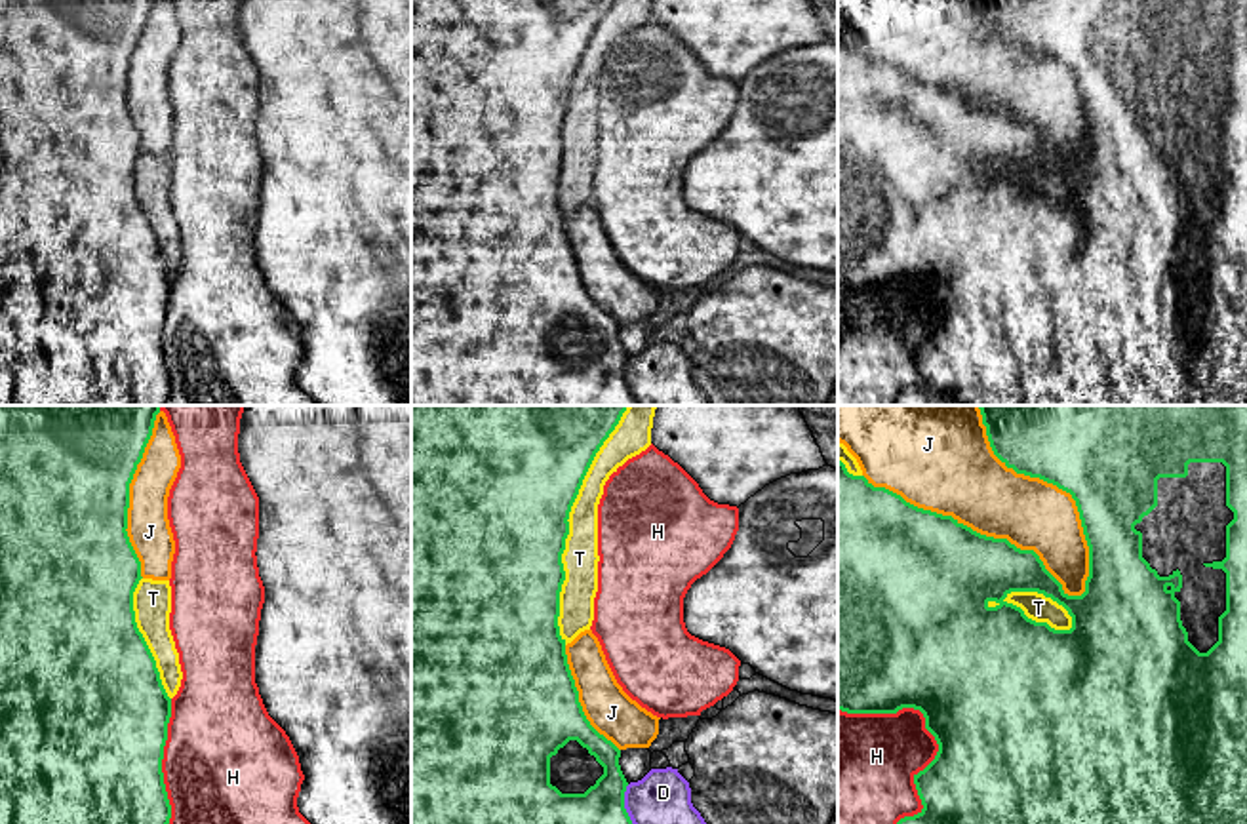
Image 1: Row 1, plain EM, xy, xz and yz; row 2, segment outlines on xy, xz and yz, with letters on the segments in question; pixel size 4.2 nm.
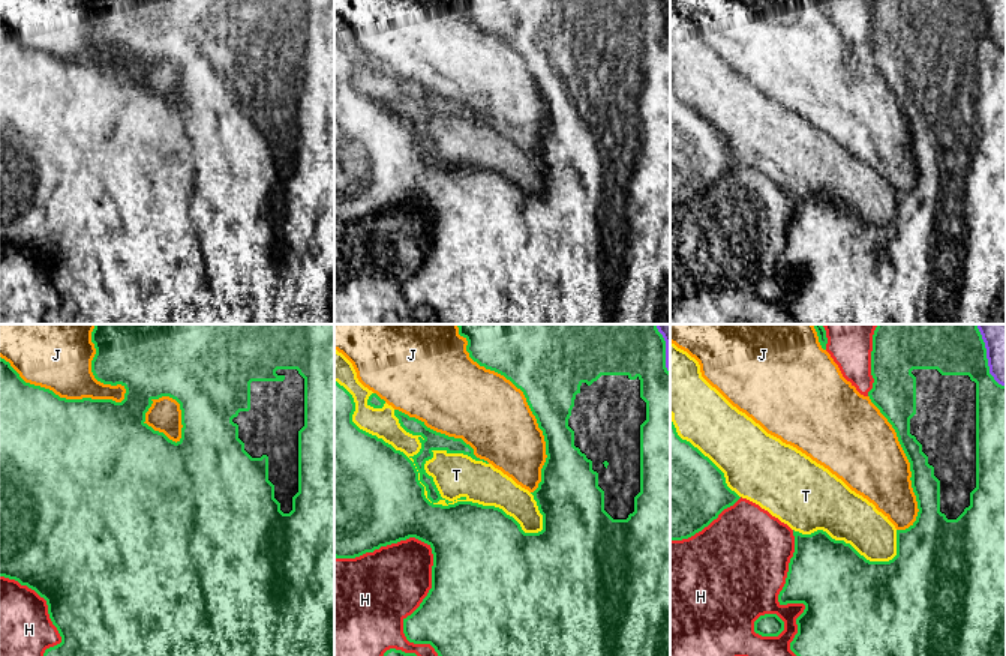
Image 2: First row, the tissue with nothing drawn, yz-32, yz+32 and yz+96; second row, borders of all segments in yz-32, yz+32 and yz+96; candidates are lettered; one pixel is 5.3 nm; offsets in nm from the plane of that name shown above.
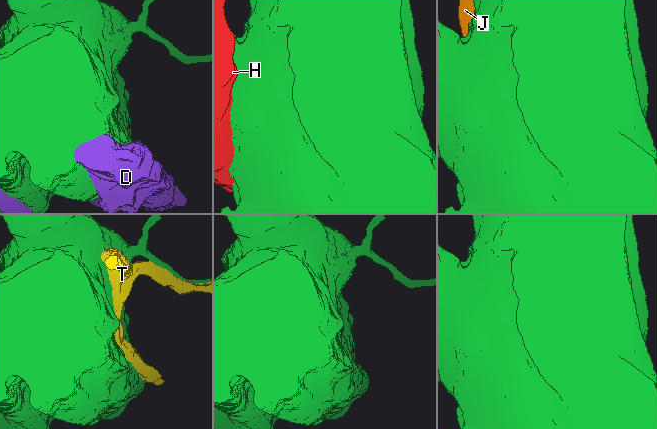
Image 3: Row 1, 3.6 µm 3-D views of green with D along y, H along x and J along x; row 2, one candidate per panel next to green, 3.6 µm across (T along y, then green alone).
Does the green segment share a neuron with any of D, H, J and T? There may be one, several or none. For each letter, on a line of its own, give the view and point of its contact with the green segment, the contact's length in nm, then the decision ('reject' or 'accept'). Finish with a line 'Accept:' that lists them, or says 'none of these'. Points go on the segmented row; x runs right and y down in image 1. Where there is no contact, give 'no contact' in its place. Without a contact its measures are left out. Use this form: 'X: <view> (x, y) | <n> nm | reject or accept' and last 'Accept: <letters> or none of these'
D: xz (623, 804) | 170 nm | reject
H: yz (926, 722) | 550 nm | reject
J: yz (979, 533) | 1050 nm | reject
T: xz (568, 526) | 1050 nm | reject
Accept: none of these

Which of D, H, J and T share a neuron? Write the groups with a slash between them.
D / H / J / T

